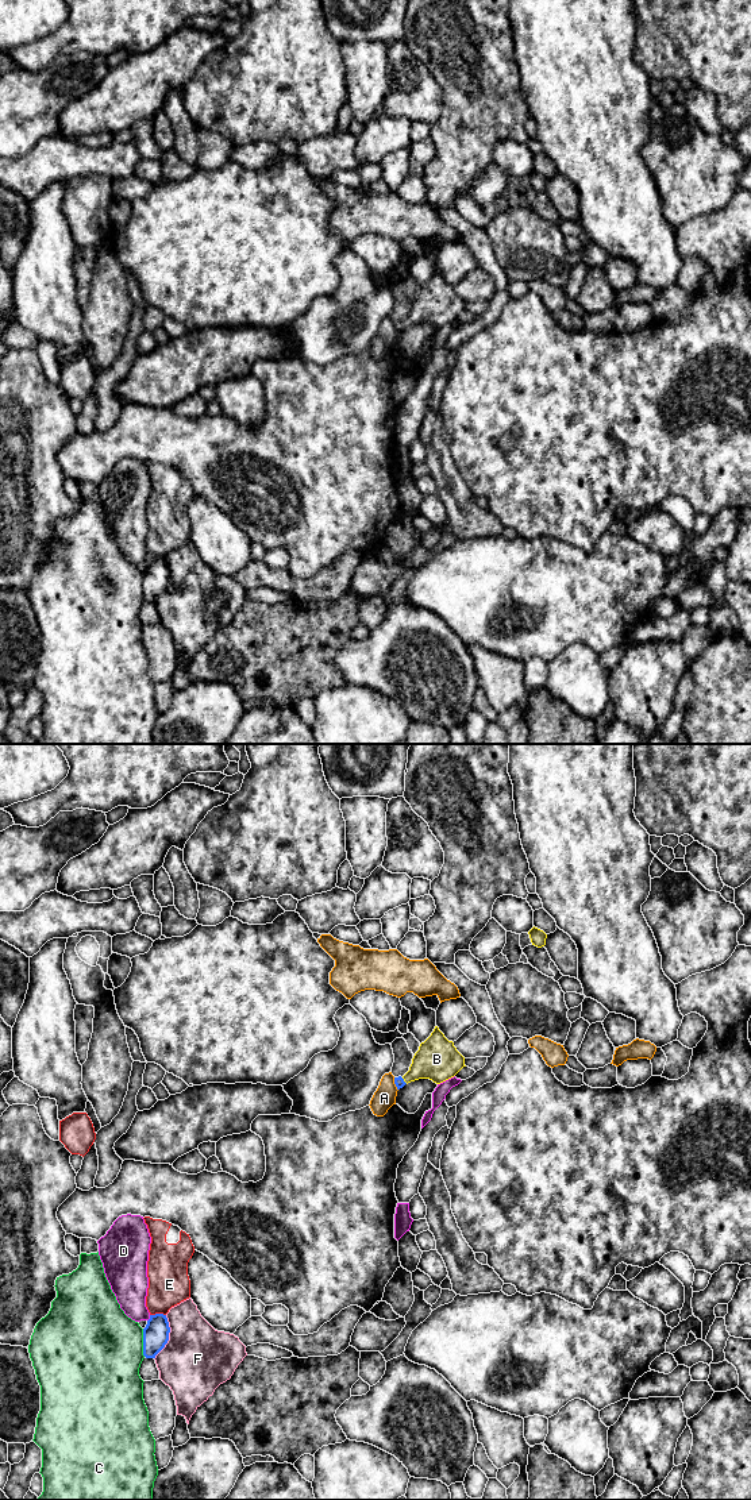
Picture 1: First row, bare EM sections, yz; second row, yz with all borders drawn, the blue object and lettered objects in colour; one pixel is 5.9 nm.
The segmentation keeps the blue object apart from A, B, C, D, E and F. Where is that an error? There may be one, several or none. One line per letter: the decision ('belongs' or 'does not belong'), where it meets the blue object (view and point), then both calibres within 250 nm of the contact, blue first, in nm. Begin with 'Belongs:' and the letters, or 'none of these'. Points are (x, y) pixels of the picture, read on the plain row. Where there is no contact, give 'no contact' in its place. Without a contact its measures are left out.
Belongs: B
A: does not belong; contact yz (395, 327); calibres 60 and 140 nm
B: belongs; contact yz (403, 324); calibres 60 and 260 nm
C: does not belong; contact yz (143, 586); calibres 160 and 480 nm
D: does not belong; contact yz (150, 562); calibres 160 and 220 nm
E: does not belong; contact yz (157, 558); calibres 160 and 240 nm
F: does not belong; contact yz (168, 581); calibres 160 and 400 nm

